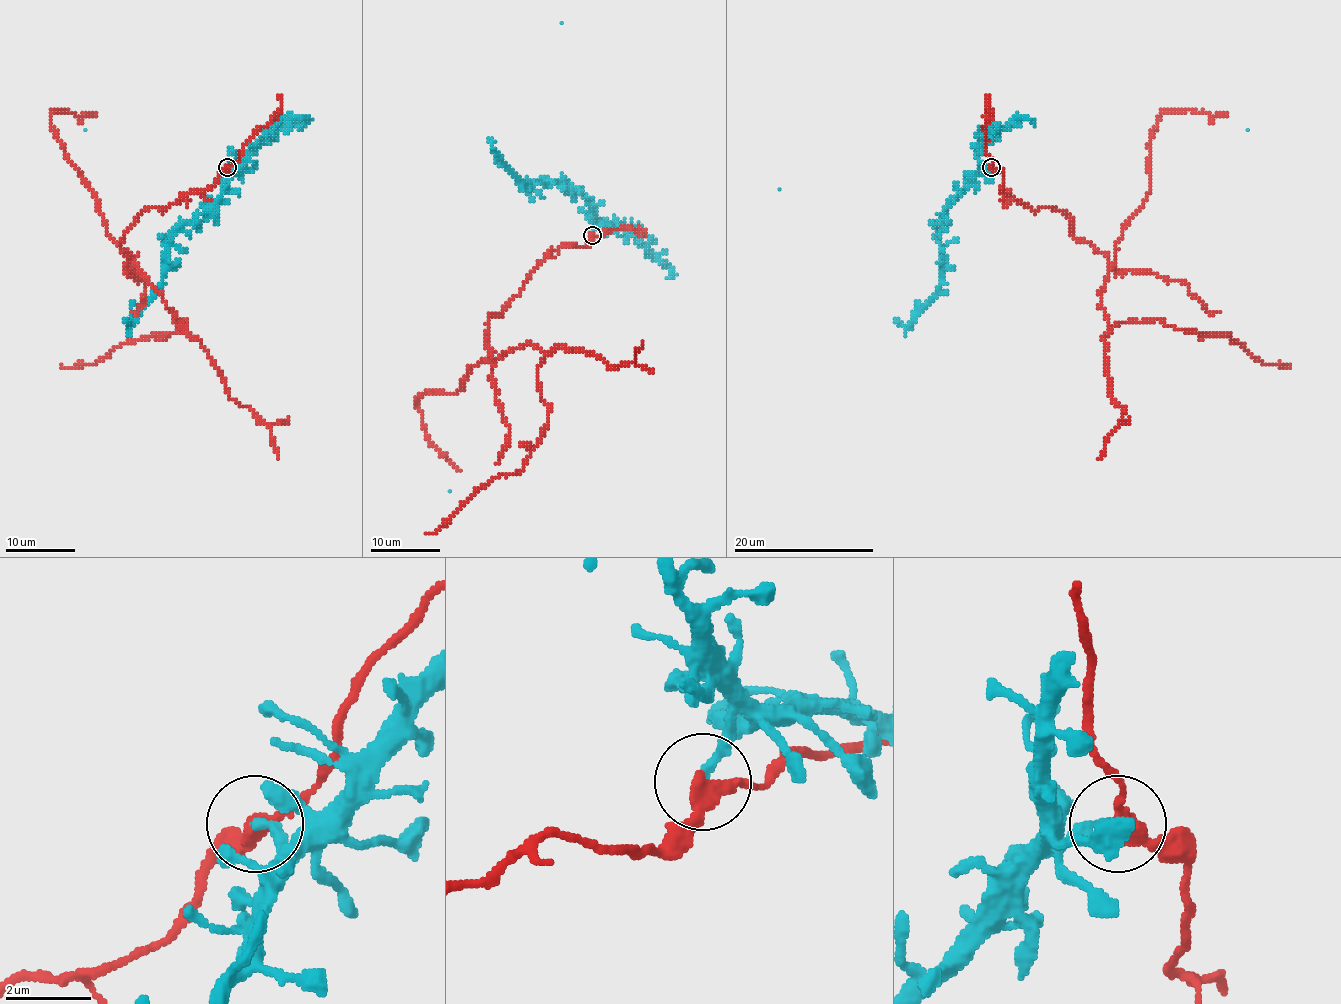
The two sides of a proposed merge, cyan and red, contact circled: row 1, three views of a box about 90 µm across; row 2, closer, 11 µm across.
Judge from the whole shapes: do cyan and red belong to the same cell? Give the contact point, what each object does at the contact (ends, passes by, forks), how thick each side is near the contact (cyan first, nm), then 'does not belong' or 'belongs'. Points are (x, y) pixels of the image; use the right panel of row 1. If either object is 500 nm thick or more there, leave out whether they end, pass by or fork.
place (991, 167); cyan ends; red passes by; calibres 200 and 360 nm; does not belong

